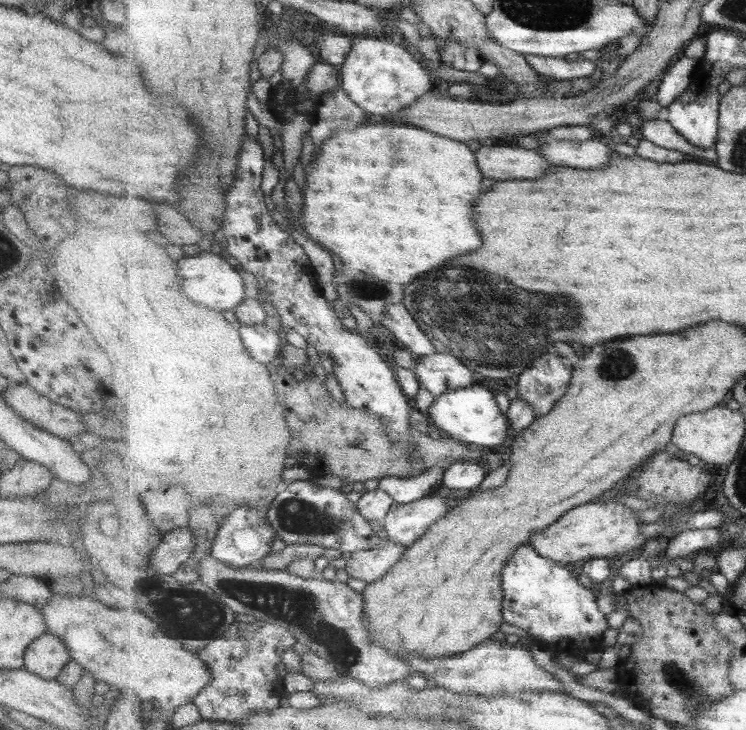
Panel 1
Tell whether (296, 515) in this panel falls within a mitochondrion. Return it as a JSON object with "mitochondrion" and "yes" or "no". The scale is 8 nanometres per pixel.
{"mitochondrion":"yes"}

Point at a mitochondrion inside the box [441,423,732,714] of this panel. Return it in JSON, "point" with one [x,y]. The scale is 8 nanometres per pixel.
{"point":[675,676]}

